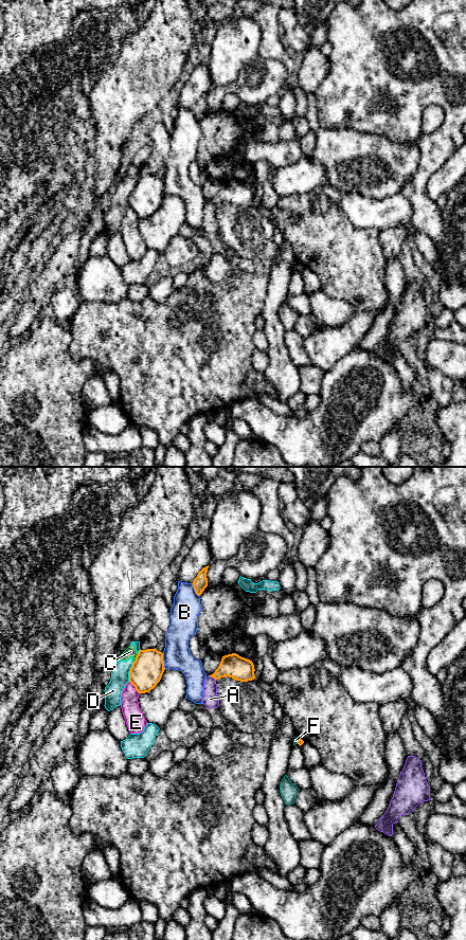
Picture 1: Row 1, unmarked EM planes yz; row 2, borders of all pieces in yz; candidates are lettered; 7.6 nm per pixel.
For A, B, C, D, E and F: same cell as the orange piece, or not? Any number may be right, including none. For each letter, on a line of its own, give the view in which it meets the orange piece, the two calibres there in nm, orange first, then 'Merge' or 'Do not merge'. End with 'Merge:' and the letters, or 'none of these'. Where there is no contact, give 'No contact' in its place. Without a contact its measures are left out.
A: Touches orange in yz. Thickness 180 nm (orange) against 120 nm. Do not merge
B: Touches orange in yz. Thickness 240 nm (orange) against 200 nm. Do not merge
C: Touches orange in yz. Thickness 240 nm (orange) against 80 nm. Do not merge
D: Touches orange in yz. Thickness 240 nm (orange) against 140 nm. Do not merge
E: Touches orange in yz. Thickness 240 nm (orange) against 140 nm. Do not merge
F: Touches orange in yz. Thickness 50 nm (orange) against 30 nm. Do not merge
Merge: none of these

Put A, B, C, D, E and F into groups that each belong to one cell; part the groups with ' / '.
A / B / C D / E / F

